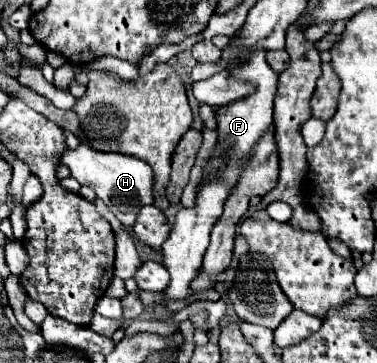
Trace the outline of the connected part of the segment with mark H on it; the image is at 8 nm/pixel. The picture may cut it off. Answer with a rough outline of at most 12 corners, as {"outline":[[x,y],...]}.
{"outline":[[64,148],[58,162],[130,228],[152,204],[140,158]]}

